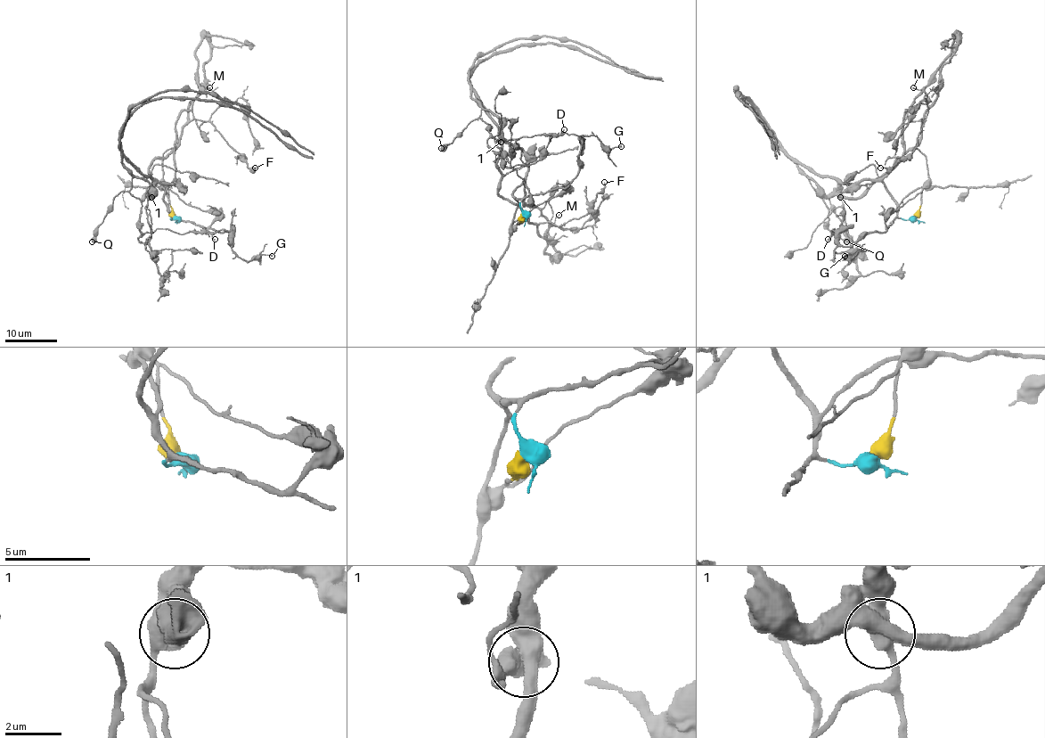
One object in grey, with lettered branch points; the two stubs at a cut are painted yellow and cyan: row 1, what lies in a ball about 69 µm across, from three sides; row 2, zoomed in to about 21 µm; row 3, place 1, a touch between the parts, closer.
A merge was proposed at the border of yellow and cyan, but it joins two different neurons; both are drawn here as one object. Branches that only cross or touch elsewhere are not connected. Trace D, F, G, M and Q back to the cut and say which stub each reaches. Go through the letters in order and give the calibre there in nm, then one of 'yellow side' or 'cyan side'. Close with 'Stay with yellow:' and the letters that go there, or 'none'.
D: 140 nm thick; yellow side
F: 160 nm thick; yellow side
G: 130 nm thick; cyan side
M: 130 nm thick; cyan side
Q: 600 nm thick; yellow side
Stay with yellow: D, F, Q

